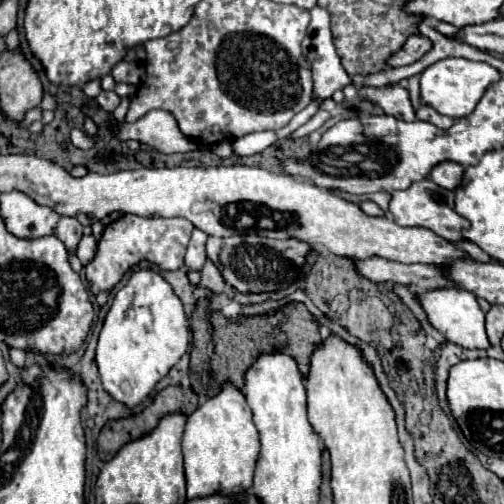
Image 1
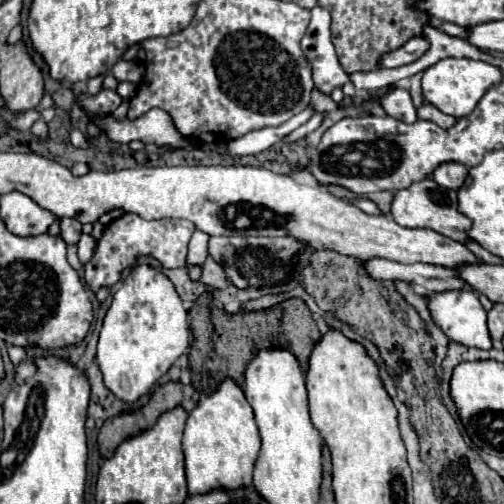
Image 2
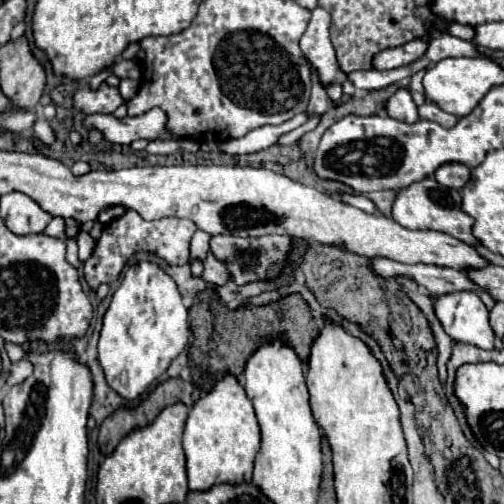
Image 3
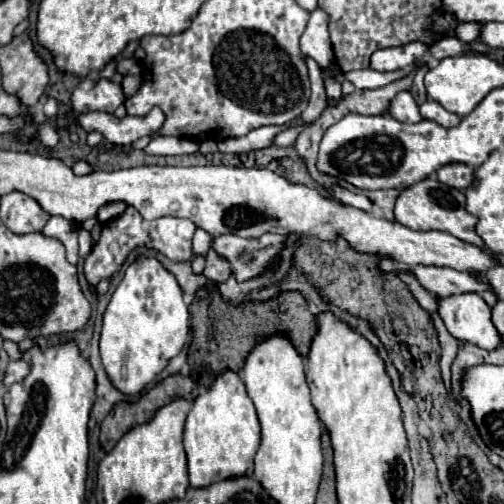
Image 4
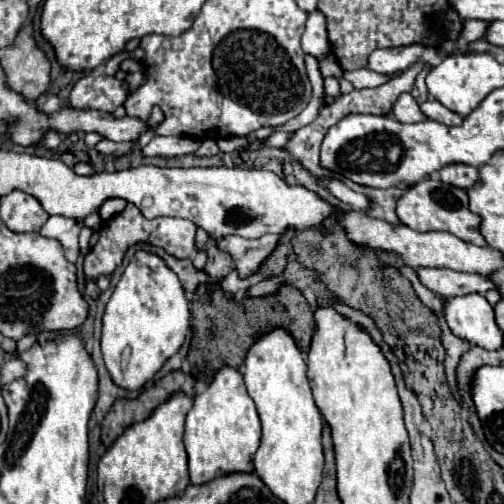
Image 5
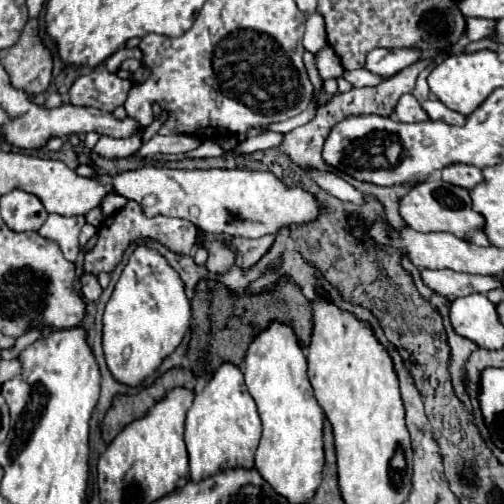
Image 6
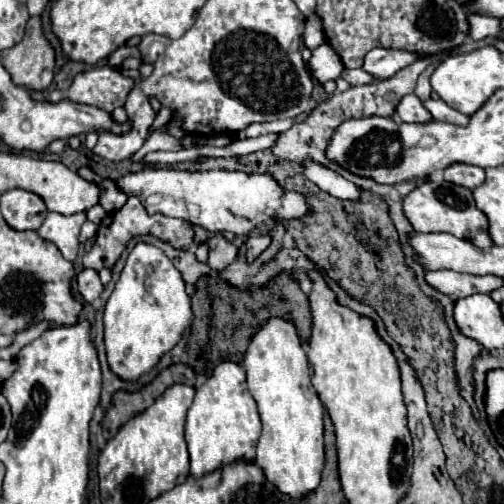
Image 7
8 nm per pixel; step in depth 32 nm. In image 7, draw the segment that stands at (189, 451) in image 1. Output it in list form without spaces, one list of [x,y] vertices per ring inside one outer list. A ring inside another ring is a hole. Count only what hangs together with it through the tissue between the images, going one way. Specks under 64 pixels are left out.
[[[220,362],[212,376],[196,390],[196,398],[186,416],[186,444],[190,452],[190,474],[204,476],[240,458],[254,460],[260,438],[260,416],[246,386],[246,370],[236,362]]]

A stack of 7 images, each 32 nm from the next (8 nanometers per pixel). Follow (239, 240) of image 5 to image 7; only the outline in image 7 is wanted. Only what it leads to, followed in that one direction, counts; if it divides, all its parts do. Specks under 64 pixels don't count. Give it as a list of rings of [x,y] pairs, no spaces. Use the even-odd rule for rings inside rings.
[[[258,236],[258,238],[246,238],[244,240],[246,244],[246,252],[248,252],[248,260],[254,260],[268,244],[270,244],[270,238],[268,236]]]

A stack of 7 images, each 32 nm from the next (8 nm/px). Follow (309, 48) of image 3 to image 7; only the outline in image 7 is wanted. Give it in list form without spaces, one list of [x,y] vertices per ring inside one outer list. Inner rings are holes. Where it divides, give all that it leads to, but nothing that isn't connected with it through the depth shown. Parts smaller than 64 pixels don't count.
[[[314,14],[306,20],[306,32],[304,32],[304,44],[312,50],[316,46],[320,46],[324,42],[324,34],[322,34],[322,24],[320,18]]]

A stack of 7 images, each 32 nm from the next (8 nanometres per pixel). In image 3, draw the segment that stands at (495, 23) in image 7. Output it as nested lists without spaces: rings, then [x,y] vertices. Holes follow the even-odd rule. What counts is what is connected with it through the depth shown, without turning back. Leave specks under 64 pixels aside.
[[[450,24],[448,26],[448,32],[452,32],[454,36],[470,42],[476,36],[476,26],[470,26],[470,24]]]

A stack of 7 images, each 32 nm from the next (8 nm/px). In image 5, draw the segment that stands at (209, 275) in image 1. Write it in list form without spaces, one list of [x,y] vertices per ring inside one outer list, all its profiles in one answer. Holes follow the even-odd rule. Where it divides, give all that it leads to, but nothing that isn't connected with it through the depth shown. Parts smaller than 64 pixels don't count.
[[[210,242],[208,244],[208,262],[206,262],[206,272],[214,278],[224,278],[230,270],[232,270],[232,256],[224,250],[218,248],[218,242]]]

